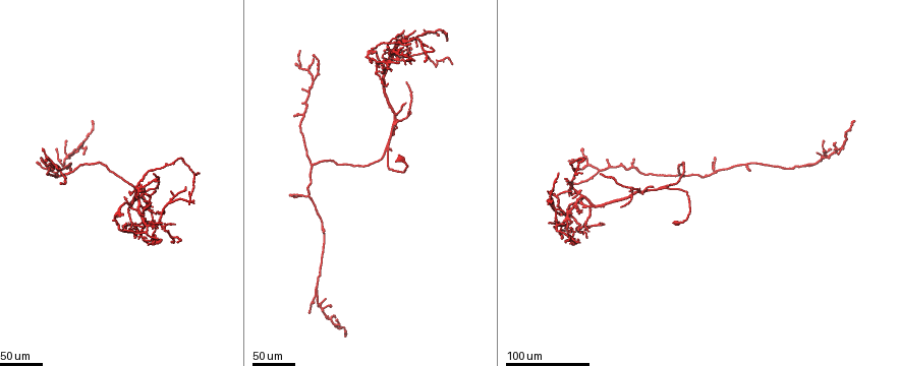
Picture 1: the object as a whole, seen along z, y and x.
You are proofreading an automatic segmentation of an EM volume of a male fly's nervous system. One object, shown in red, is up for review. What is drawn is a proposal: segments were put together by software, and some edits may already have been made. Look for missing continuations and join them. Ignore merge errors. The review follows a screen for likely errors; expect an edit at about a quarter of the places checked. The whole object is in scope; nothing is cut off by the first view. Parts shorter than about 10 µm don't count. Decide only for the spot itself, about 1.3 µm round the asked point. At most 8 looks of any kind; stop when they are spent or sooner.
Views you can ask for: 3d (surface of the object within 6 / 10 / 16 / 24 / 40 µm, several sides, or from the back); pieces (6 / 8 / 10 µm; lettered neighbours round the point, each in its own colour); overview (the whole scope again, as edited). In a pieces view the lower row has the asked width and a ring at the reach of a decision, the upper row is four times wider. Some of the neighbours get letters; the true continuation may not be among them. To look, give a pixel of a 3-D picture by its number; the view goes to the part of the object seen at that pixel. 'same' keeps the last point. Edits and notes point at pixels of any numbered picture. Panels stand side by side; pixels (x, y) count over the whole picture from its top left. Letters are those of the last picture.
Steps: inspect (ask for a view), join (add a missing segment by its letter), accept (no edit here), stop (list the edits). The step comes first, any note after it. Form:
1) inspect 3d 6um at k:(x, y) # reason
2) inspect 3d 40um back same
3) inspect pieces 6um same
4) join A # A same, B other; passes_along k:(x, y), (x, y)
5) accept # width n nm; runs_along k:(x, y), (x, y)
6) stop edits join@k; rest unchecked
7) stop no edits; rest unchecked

inspect 3d 40um at 1:(290, 195) # end of a long branch

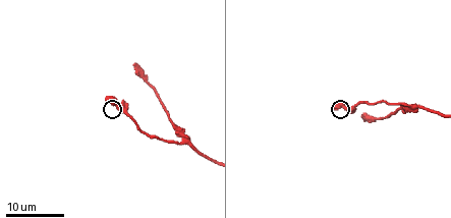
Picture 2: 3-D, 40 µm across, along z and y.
inspect pieces 6um at 2:(335, 106)

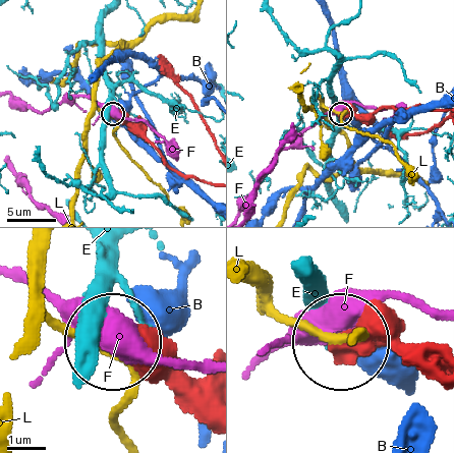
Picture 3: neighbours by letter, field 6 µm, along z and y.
accept # B other, E other, F other, L other; no lettered segment goes on from it

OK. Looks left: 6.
inspect 3d 40um at 1:(178, 243) # long arm stops here

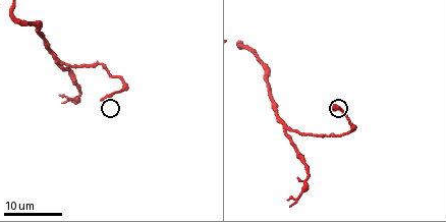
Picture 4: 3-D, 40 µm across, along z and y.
inspect pieces 10um at 4:(329, 107)

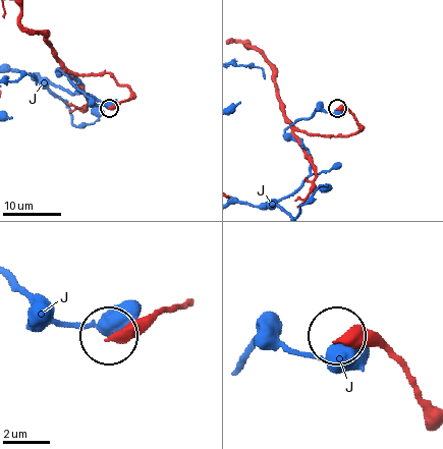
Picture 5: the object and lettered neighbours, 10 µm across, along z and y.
accept # J other; runs_along 5:(303, 132), (335, 136), (357, 132), (355, 119), (337, 109); no lettered segment goes on from it

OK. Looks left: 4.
inspect 3d 24um at 1:(407, 61) # thin end

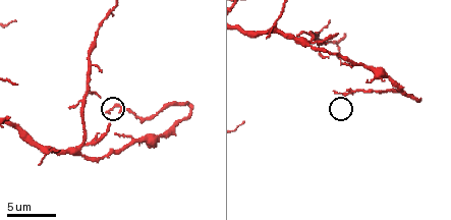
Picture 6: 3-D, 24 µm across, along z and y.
inspect pieces 10um at 6:(334, 92) # what lies round it

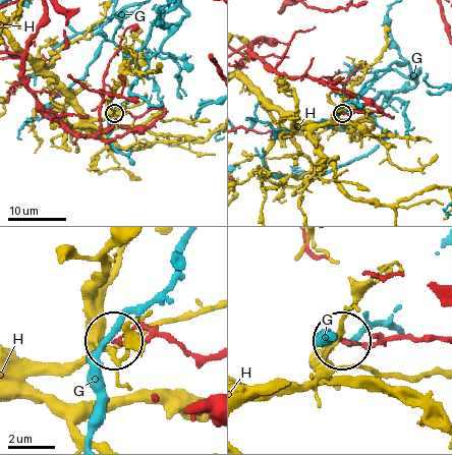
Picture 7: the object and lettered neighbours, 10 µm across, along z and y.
accept # width 160 nm; G other, H other; no lettered segment goes on from it

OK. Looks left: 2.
inspect 3d 40um at 1:(146, 195) # branch stops here

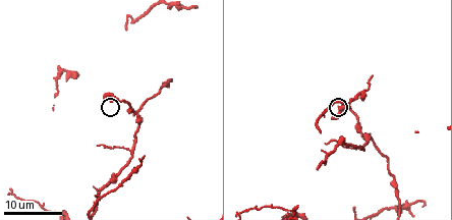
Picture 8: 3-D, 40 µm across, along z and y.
inspect pieces 8um at 8:(106, 98)

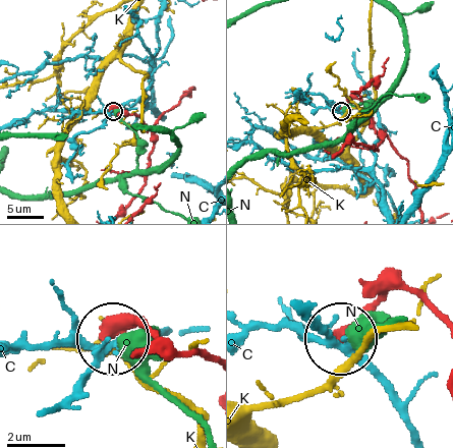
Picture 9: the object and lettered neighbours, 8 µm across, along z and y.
accept # C other, K other, N other; runs_along 9:(438, 317), (409, 292), (394, 290), (346, 336); none of them fits

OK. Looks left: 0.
stop no edits; rest unchecked

